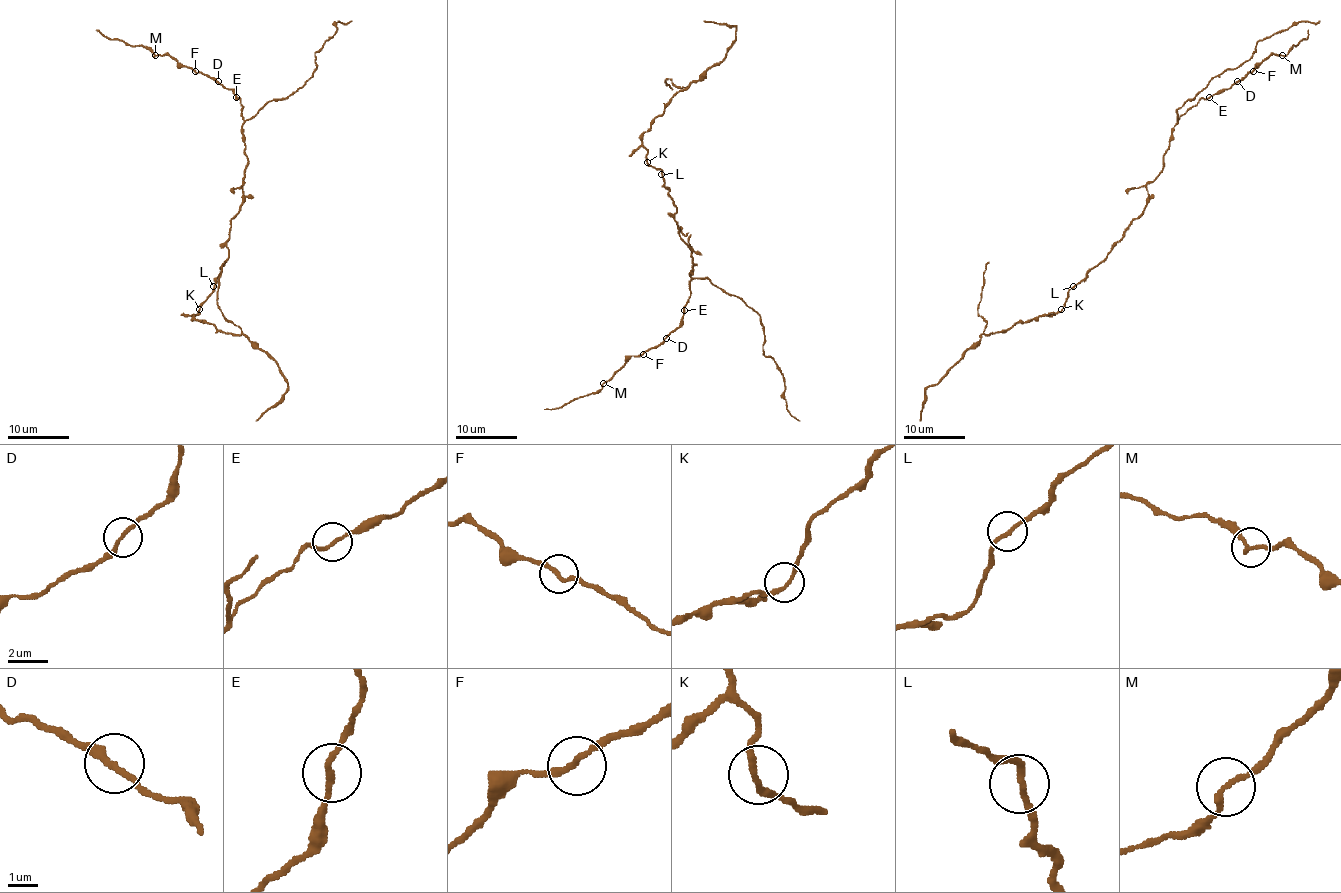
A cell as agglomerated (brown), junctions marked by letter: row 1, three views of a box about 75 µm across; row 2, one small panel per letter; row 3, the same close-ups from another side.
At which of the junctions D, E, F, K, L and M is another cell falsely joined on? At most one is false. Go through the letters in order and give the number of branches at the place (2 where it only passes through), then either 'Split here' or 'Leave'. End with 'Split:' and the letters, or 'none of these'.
D: Branches: 2. Leave
E: Branches: 2. Leave
F: Branches: 2. Leave
K: Branches: 2. Leave
L: Branches: 2. Leave
M: Branches: 2. Leave
Split: none of these

